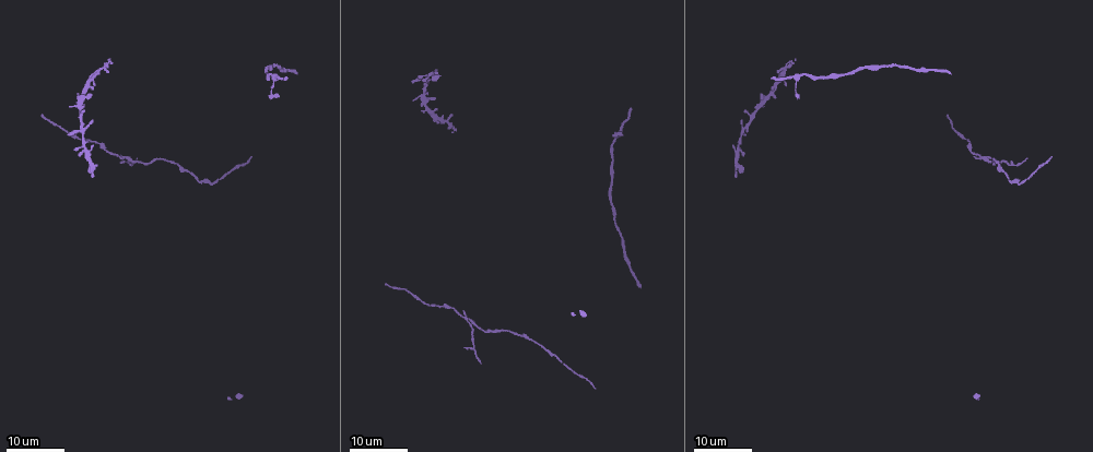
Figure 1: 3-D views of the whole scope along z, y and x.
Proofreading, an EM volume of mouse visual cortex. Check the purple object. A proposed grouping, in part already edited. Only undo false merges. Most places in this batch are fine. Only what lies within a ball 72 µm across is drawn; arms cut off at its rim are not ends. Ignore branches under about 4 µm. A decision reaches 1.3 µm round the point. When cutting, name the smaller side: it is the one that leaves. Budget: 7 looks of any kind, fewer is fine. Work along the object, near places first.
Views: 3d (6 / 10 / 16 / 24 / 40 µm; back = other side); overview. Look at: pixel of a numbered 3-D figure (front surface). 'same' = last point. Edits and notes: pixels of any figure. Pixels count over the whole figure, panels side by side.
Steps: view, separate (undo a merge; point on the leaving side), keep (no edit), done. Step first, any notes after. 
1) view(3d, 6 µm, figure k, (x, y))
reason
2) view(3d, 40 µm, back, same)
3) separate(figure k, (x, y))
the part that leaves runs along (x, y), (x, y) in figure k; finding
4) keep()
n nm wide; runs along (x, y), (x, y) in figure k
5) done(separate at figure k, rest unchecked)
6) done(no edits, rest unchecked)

view(3d, 24 µm, figure 1, (452, 307))
thick turns thin

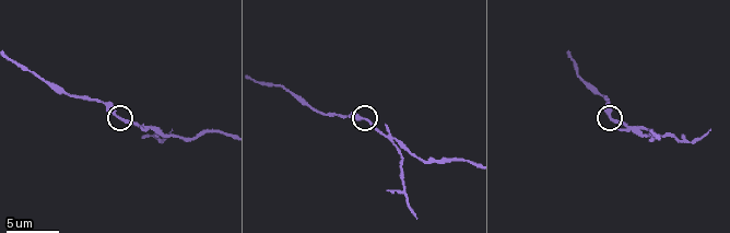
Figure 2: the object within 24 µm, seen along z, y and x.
view(3d, 10 µm, figure 2, (608, 115))
zoom in

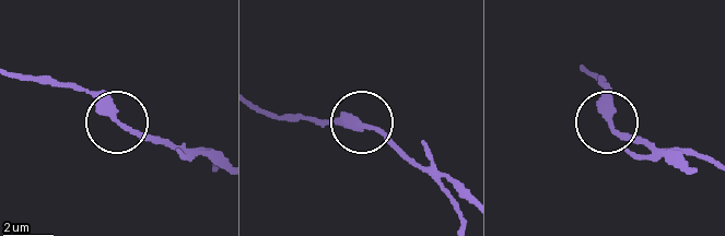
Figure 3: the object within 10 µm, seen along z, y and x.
keep()
runs along (16, 74), (79, 86), (123, 127), (171, 145) in figure 3; one cell here

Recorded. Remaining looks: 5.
view(3d, 10 µm, figure 2, (597, 91))
sudden change in width

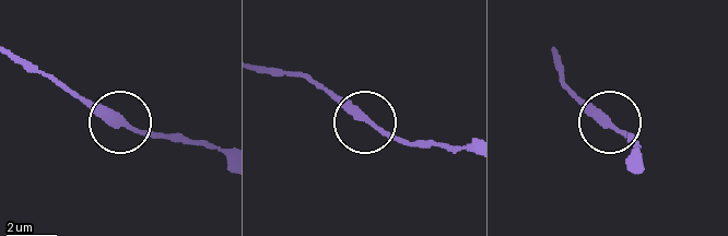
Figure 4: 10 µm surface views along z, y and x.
keep()
250 nm wide; runs along (16, 55), (117, 121), (165, 136) in figure 4; one cell here

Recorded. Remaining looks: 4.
view(3d, 24 µm, figure 1, (554, 354))

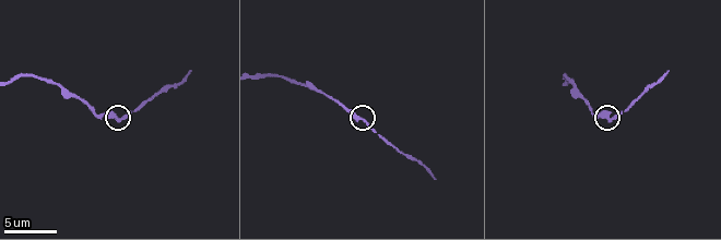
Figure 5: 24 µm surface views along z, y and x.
view(3d, 10 µm, figure 5, (365, 120))

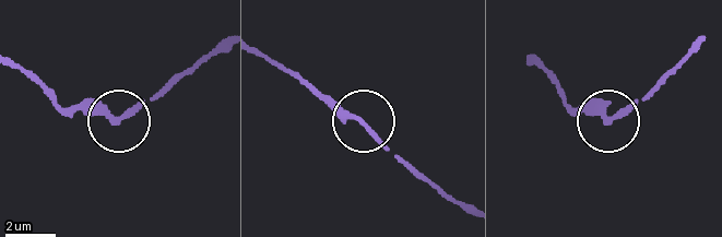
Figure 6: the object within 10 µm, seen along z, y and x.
view(3d, 6 µm, figure 6, (117, 120))

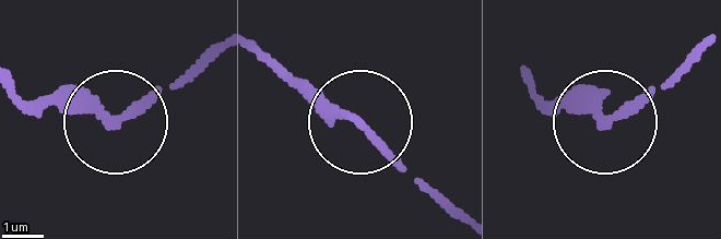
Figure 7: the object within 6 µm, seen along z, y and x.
keep()
180 nm wide; runs along (11, 88), (119, 120), (196, 61) in figure 7; continuous, no second cell

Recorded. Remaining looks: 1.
done(no edits, rest unchecked)

